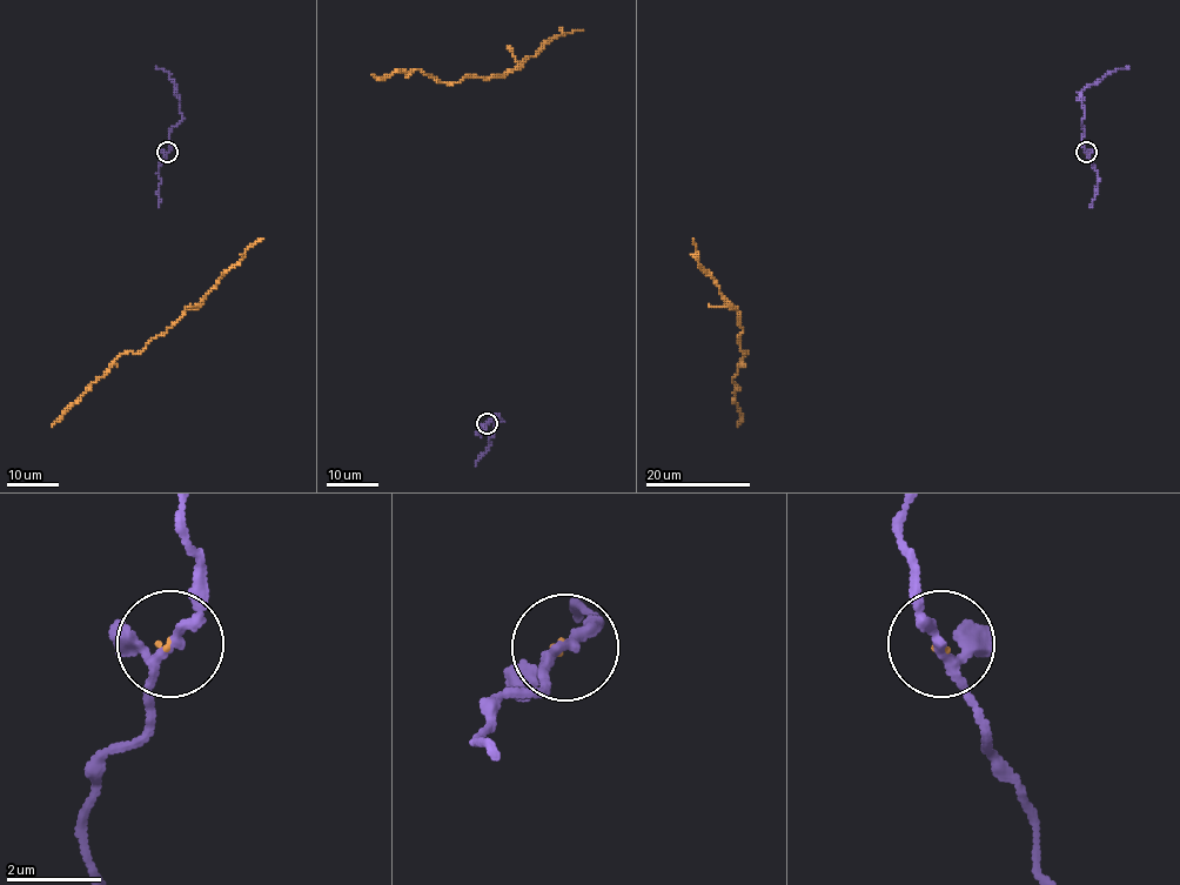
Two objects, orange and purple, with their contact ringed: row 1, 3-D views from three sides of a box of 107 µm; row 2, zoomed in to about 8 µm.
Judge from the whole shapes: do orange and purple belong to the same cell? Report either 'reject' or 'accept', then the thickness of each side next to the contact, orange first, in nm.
reject | 60/190 nm

